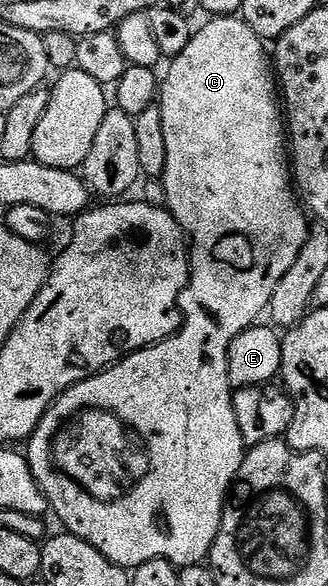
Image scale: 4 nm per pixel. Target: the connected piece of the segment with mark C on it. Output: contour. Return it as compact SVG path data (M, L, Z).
M218 16L209 21L209 24L197 27L193 31L192 41L186 46L186 50L182 50L182 54L175 56L169 63L172 65L168 68L168 77L165 80L163 77L158 88L158 107L162 110L162 130L166 134L166 166L162 177L165 200L163 203L173 218L180 223L180 229L190 245L188 284L180 295L180 329L170 338L152 344L149 348L132 352L112 367L105 368L97 376L86 378L66 390L49 406L42 422L38 422L34 434L26 441L30 470L42 494L46 494L51 515L56 515L64 523L63 531L90 542L90 546L106 554L110 562L129 570L135 570L151 560L169 560L177 569L181 569L205 563L211 557L212 547L218 538L218 530L224 517L224 506L228 503L246 451L242 430L238 430L238 418L234 418L234 389L228 381L230 342L234 342L234 338L238 338L242 330L253 327L259 321L256 319L260 315L268 312L274 286L278 286L278 282L286 278L286 270L294 266L310 231L309 217L294 187L294 173L290 167L289 153L286 151L286 116L278 99L278 81L270 63L269 53L268 56L264 53L265 41L260 39L259 34L243 18Z

